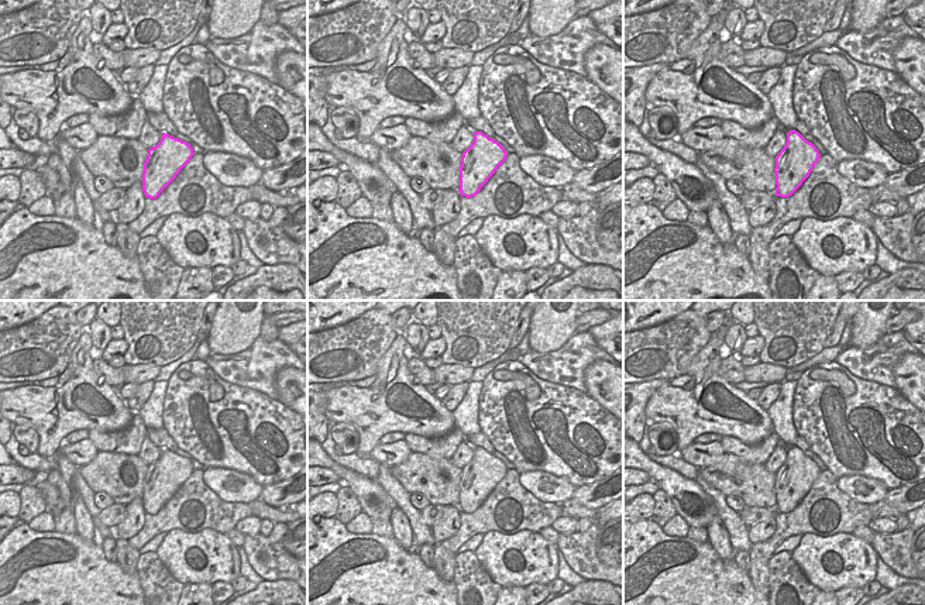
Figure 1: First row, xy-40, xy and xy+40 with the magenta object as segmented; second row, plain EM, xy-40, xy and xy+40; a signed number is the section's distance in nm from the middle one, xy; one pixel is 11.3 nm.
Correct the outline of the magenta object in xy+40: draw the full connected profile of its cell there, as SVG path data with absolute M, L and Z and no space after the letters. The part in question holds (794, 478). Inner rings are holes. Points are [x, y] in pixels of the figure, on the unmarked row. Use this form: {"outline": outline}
{"outline": "M798 447L787 448L787 458L776 472L776 512L791 512L809 492L821 470Z"}

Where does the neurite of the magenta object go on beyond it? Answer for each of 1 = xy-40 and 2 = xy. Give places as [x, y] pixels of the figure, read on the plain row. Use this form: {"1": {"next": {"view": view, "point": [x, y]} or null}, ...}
{"1": {"next": null}, "2": {"next": null}}

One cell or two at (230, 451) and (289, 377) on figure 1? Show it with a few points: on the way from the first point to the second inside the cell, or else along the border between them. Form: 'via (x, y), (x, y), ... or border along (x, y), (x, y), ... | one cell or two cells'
border along (278, 399), (292, 411) | two cells

